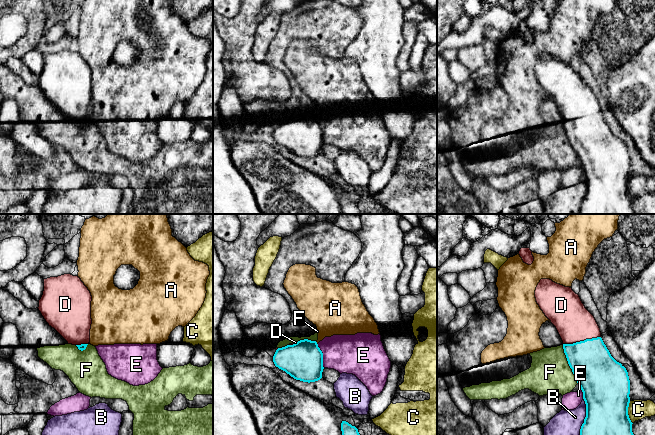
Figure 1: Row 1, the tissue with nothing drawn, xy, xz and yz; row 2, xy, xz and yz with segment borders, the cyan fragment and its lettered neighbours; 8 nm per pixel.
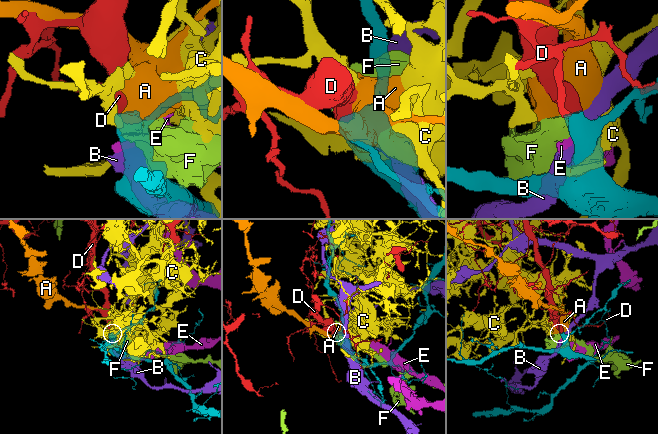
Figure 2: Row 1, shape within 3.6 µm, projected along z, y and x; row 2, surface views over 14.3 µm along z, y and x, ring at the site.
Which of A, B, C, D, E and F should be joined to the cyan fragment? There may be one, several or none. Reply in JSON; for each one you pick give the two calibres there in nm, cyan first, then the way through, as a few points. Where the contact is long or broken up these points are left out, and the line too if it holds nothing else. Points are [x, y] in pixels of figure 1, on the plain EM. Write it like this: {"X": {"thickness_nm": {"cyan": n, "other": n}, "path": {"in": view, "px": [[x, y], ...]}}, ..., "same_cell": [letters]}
{"D": {"thickness_nm": {"cyan": 340, "other": 300}, "path": {"in": "yz", "px": [[591, 138], [581, 117], [581, 110], [574, 99]]}}, "same_cell": ["D"]}

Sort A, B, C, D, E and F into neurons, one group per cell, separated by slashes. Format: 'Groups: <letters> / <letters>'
Groups: A E / B / C / D / F

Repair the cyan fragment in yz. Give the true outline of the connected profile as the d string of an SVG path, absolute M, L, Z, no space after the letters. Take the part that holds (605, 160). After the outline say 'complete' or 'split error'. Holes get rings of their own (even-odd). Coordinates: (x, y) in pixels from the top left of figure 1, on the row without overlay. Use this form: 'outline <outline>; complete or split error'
outline M541 55L535 66L536 78L556 103L568 140L576 152L586 180L586 193L580 214L635 214L628 191L630 156L626 144L610 130L601 114L594 92L572 64Z; split error

